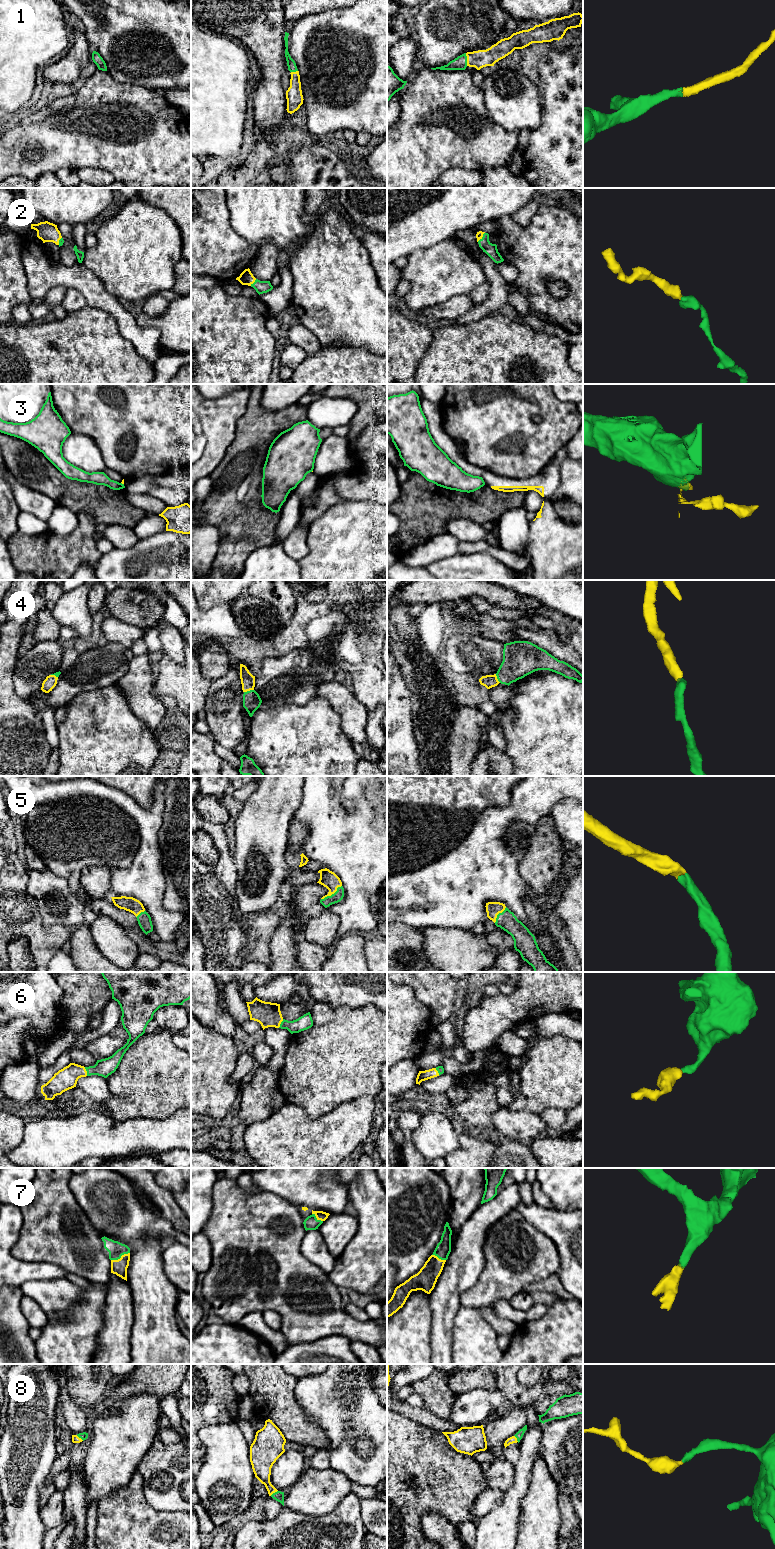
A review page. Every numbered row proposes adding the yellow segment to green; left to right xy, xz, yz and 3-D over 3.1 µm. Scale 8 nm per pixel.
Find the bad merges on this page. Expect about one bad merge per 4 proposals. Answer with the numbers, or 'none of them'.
3

